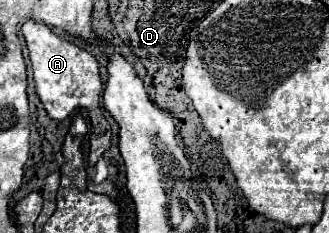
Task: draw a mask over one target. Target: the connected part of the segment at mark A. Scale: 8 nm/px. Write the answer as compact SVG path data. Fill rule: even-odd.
M32 19L22 25L22 35L30 51L36 93L50 119L64 121L76 111L76 91L104 91L98 61L86 49L58 37L50 31L50 27L44 23L34 23Z

